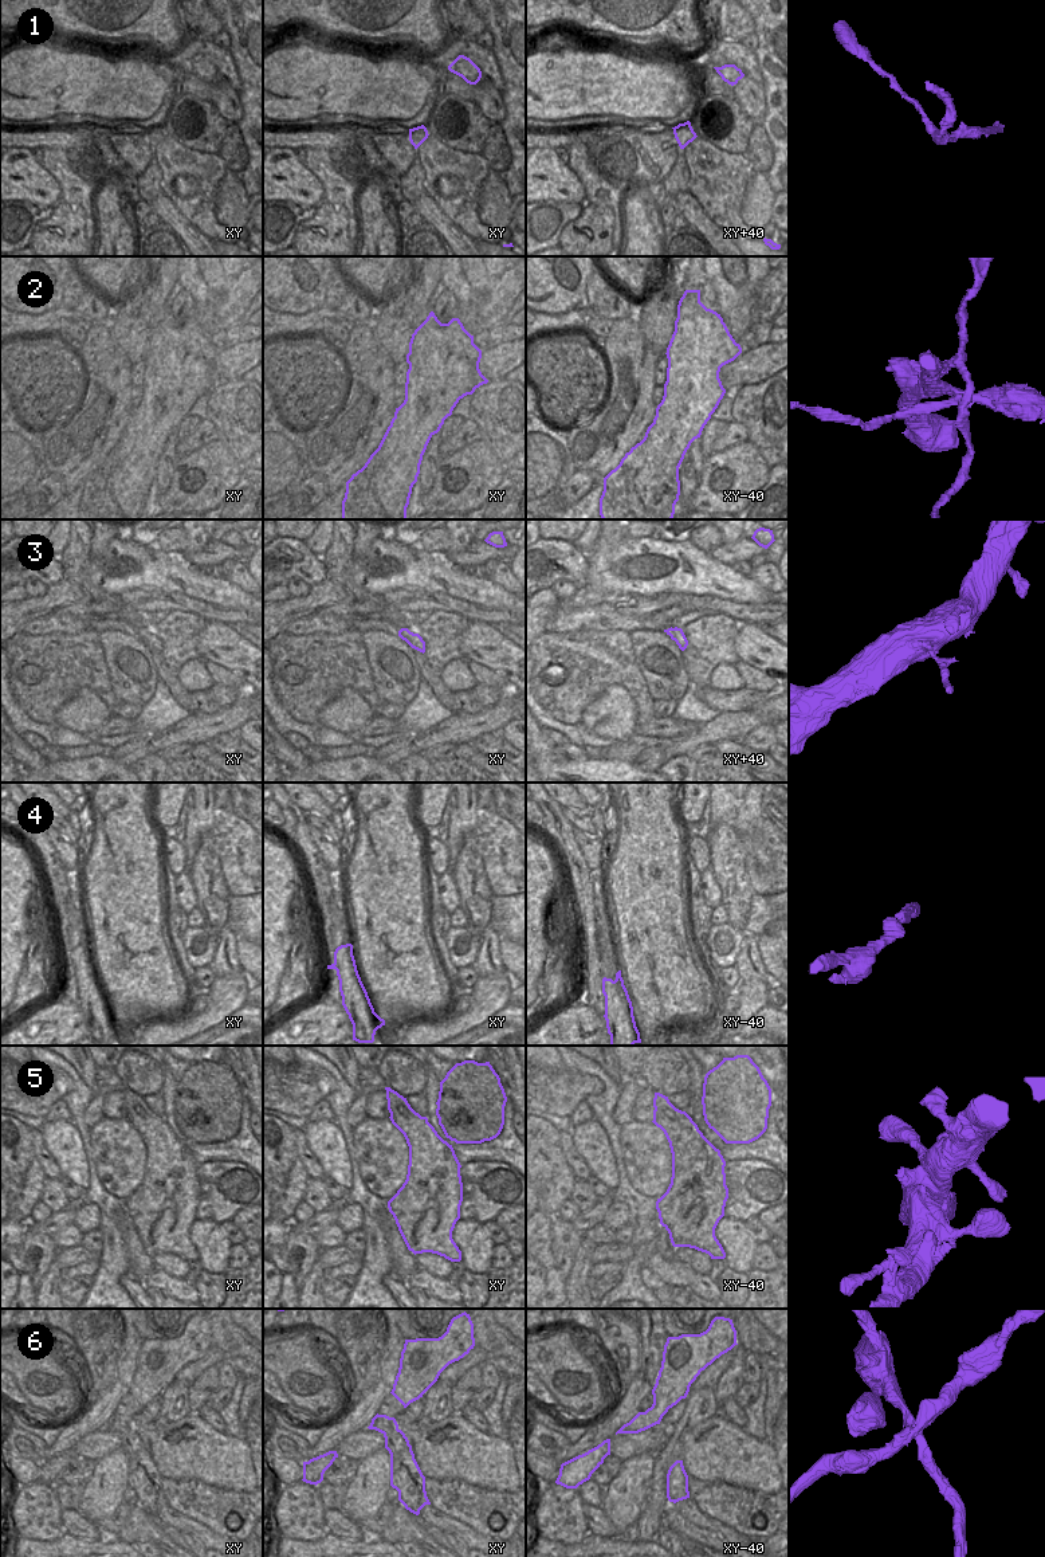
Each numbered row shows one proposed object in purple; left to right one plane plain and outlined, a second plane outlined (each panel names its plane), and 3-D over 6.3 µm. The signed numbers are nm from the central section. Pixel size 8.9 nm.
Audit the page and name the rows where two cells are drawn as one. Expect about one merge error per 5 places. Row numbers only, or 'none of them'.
2, 6

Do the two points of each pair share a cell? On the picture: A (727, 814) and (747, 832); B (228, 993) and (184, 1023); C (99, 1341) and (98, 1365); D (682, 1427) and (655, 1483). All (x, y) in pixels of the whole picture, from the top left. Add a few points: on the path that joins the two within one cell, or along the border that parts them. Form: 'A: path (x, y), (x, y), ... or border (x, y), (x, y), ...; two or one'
A: border (741, 800), (737, 816), (731, 824); two
B: path (215, 999), (211, 1000), (211, 1010), (197, 1023); one
C: path (98, 1346), (98, 1360); one
D: path (675, 1440), (672, 1450), (663, 1459), (660, 1470); one

